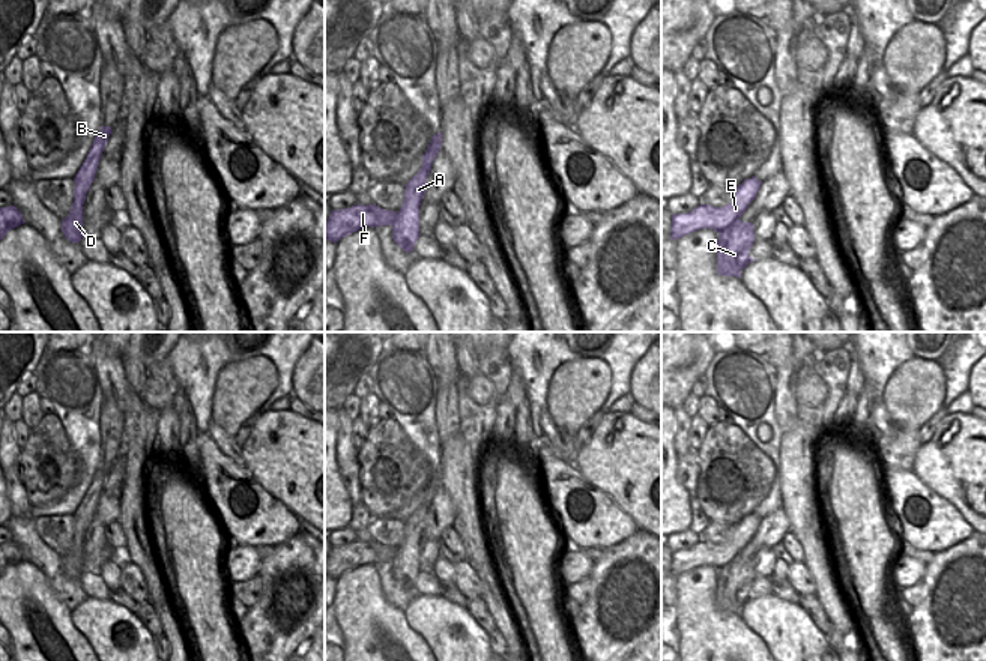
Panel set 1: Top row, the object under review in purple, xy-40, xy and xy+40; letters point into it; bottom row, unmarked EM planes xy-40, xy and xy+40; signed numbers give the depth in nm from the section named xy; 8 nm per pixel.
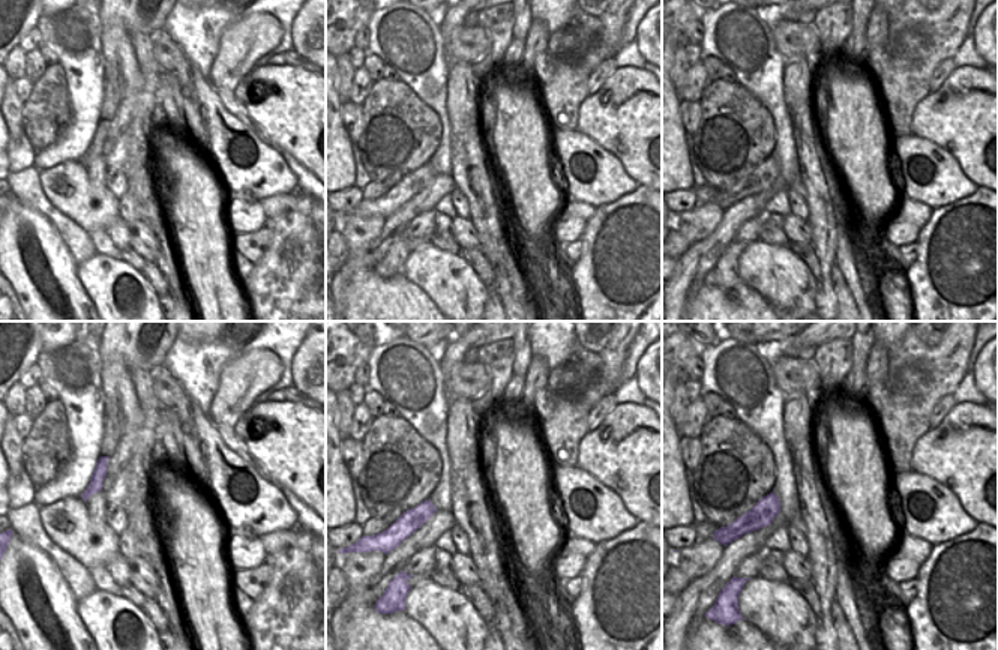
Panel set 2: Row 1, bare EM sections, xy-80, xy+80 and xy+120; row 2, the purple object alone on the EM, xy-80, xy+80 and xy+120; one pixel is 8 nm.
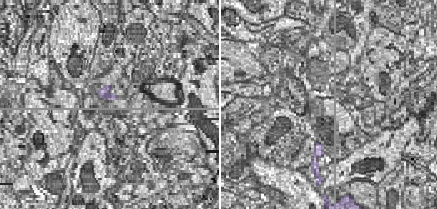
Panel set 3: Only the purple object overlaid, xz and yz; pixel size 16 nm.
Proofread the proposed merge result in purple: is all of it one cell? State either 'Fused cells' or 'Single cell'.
Fused cells.

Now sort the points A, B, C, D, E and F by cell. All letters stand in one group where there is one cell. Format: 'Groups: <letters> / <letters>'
Groups: A B C D / E F.

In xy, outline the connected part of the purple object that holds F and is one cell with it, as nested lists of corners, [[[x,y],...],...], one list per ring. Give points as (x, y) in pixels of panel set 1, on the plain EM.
[[[355,541],[347,545],[332,547],[326,560],[326,577],[337,580],[341,574],[367,563],[392,562],[395,548],[376,541]]]

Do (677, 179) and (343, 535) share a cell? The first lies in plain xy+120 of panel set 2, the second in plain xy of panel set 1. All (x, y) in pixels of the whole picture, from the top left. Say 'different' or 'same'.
different

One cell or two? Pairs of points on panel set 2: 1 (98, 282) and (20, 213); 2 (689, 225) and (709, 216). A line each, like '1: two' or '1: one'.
1: two
2: one

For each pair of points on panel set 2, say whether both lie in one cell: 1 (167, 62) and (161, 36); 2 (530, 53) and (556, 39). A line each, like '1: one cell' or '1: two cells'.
1: one cell
2: two cells

